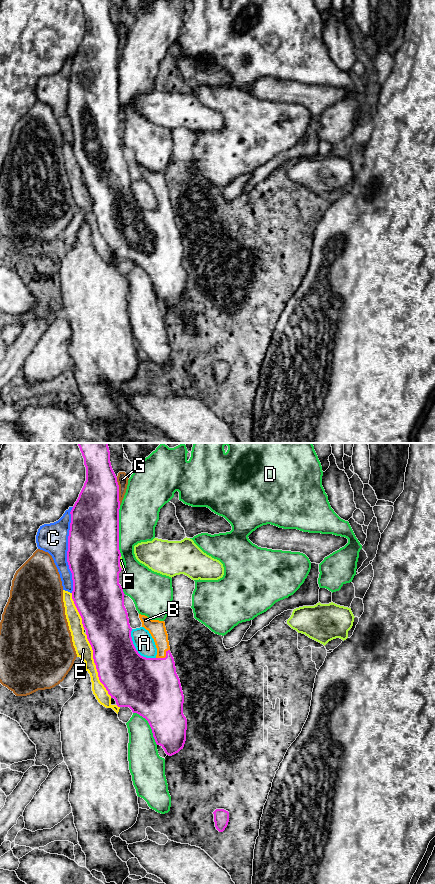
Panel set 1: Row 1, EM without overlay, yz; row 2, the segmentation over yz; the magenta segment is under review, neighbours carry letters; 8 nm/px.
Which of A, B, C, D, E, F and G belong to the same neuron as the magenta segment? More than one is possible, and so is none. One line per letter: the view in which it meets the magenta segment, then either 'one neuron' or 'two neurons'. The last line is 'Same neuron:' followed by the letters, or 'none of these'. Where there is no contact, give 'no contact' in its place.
A: contact in yz; two neurons
B: contact in yz; one neuron
C: contact in yz; two neurons
D: contact in yz; two neurons
E: contact in yz; two neurons
F: contact in yz; two neurons
G: contact in yz; two neurons
Same neuron: B

